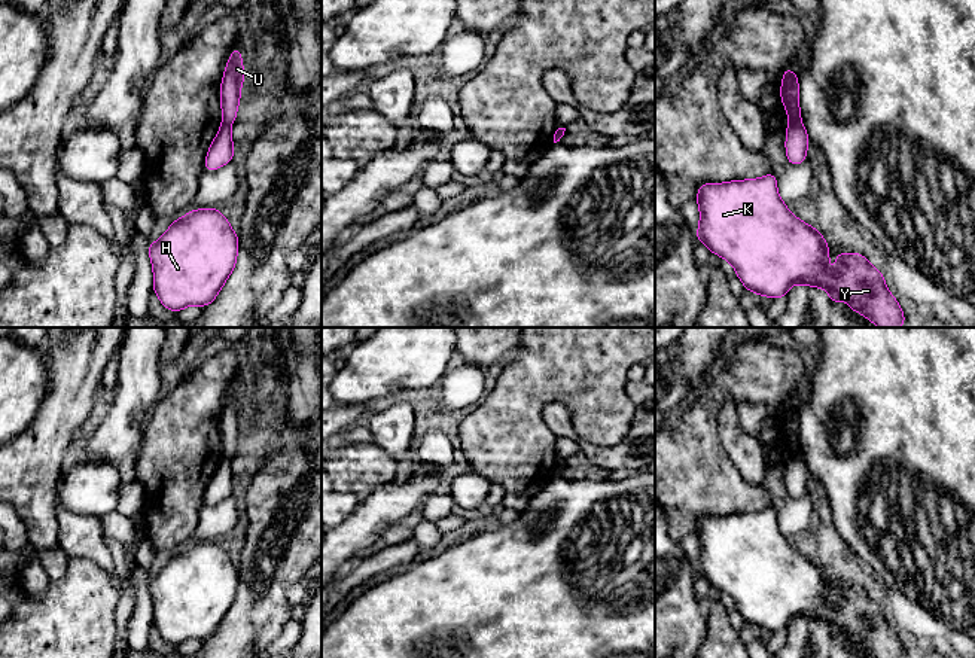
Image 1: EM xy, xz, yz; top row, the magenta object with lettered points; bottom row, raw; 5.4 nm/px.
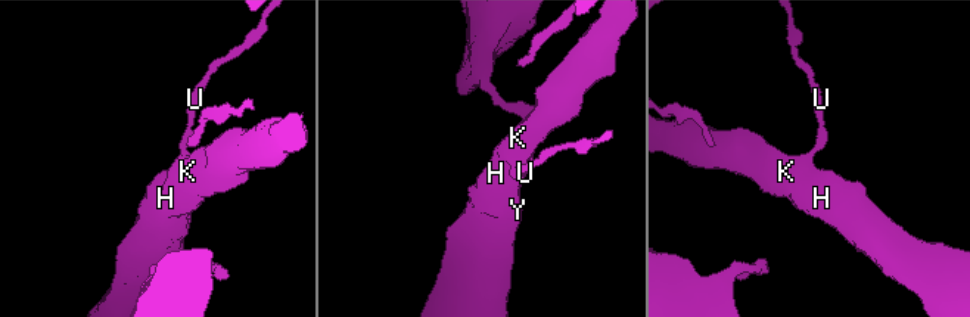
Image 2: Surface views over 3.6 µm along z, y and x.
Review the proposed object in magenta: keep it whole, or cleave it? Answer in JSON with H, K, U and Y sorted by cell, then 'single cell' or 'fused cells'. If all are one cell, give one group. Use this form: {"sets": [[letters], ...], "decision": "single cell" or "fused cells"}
{"sets": [["H", "K", "Y"], ["U"]], "decision": "fused cells"}

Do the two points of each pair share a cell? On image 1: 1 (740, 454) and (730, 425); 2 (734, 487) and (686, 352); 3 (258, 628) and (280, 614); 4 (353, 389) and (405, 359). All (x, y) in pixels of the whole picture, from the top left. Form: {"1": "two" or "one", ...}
{"1": "one", "2": "two", "3": "one", "4": "one"}

